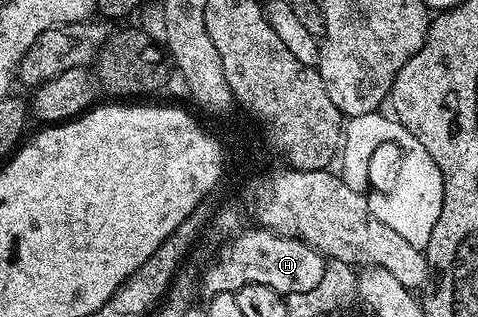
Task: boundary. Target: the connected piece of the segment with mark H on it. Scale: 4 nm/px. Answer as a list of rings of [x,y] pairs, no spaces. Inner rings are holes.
[[[261,227],[243,228],[239,235],[234,236],[225,245],[217,250],[218,262],[206,269],[200,277],[200,289],[207,298],[215,297],[221,293],[235,294],[238,290],[243,289],[245,285],[267,285],[272,287],[272,291],[283,295],[288,293],[299,293],[300,291],[312,291],[312,287],[316,287],[316,283],[320,283],[320,279],[324,279],[324,271],[326,270],[327,258],[321,253],[313,249],[294,237],[282,237],[278,233],[274,233],[270,229]]]

